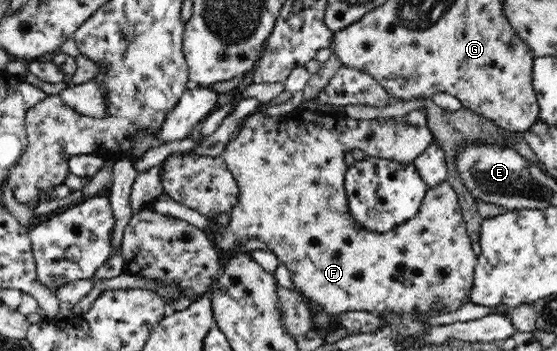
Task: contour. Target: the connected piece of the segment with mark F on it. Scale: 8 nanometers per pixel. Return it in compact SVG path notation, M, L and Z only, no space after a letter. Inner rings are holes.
M297 108L296 110L292 111L292 113L286 113L285 115L281 117L276 116L266 116L264 113L264 109L262 111L257 112L254 115L250 115L250 117L246 117L244 119L244 123L242 123L242 126L240 127L240 132L238 133L237 137L234 137L234 139L230 140L228 142L228 145L225 147L225 150L223 151L223 158L224 162L227 164L228 170L232 173L232 176L234 177L234 180L236 180L236 183L239 187L239 194L238 194L238 201L234 204L234 207L231 209L230 214L230 221L228 221L228 224L226 226L218 226L212 230L208 231L209 237L213 240L215 243L215 247L221 251L226 250L230 251L230 249L236 249L240 248L242 243L244 241L248 241L248 239L260 239L260 241L264 241L266 243L267 247L270 248L270 251L273 251L278 258L280 258L280 261L282 264L284 264L287 269L289 270L291 274L291 279L293 281L293 285L295 285L296 292L300 294L300 298L302 298L302 302L304 302L305 305L309 307L309 311L311 311L312 315L312 322L314 322L314 326L316 327L316 330L324 329L331 327L334 325L333 317L336 315L340 315L340 313L350 313L350 311L368 311L369 313L374 313L377 316L383 317L390 315L390 313L396 313L397 315L427 315L427 313L432 313L432 311L435 311L435 313L440 313L440 311L443 311L443 313L451 313L462 307L465 303L470 303L470 292L472 289L473 284L473 275L475 270L475 265L477 264L477 255L472 250L472 240L469 236L469 233L466 229L466 224L463 218L463 211L461 210L461 205L459 204L459 195L455 191L455 189L448 183L448 180L442 181L442 183L438 183L438 185L434 185L434 187L430 187L428 191L426 192L426 195L423 199L421 208L419 209L419 212L414 215L414 217L411 217L406 223L402 223L402 225L398 225L398 227L391 229L390 231L386 233L376 233L372 231L366 231L361 225L358 225L353 219L352 216L349 214L348 211L348 200L347 200L347 193L345 192L345 180L346 180L346 171L348 171L348 167L346 166L345 160L344 160L344 153L348 150L353 149L361 149L363 153L366 156L372 156L372 157L378 157L382 159L387 159L388 161L396 161L401 162L402 164L410 164L413 163L419 155L422 155L424 153L424 150L432 143L434 137L433 133L429 130L427 127L414 127L413 125L408 125L405 123L405 121L399 121L398 117L390 117L390 121L384 121L384 123L381 123L379 119L373 119L373 120L354 120L352 118L349 118L348 115L345 113L321 113L316 111L307 111L304 109ZM308 300L314 301L314 303L317 303L317 305L322 308L320 312L314 312L311 309L311 304L308 303Z

